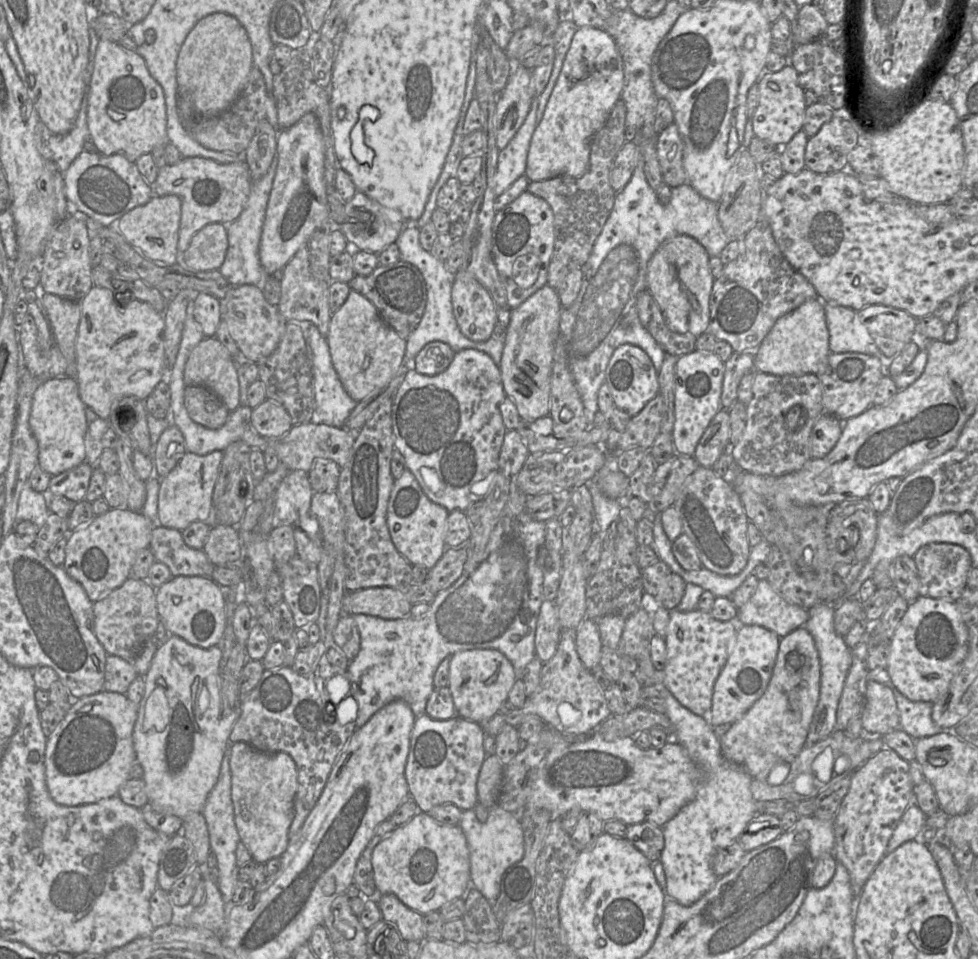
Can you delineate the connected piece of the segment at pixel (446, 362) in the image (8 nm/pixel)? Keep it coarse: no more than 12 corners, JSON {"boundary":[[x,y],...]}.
{"boundary":[[440,341],[426,344],[409,367],[434,376],[445,371],[455,352]]}

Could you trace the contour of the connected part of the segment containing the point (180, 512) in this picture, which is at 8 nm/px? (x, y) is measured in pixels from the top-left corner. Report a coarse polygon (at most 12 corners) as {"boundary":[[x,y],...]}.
{"boundary":[[223,451],[187,452],[160,481],[158,524],[209,522]]}

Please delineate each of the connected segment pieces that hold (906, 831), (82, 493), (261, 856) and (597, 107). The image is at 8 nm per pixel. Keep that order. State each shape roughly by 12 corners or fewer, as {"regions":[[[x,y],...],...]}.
{"regions":[[[911,803],[887,845],[886,853],[918,839],[926,815]],[[84,462],[51,477],[49,496],[85,500],[94,466]],[[233,743],[234,820],[252,860],[288,847],[298,789],[285,752]],[[578,28],[530,141],[529,182],[582,177],[621,99],[613,37]]]}

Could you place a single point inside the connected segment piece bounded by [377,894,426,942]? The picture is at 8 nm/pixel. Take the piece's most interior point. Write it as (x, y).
(409, 923)

